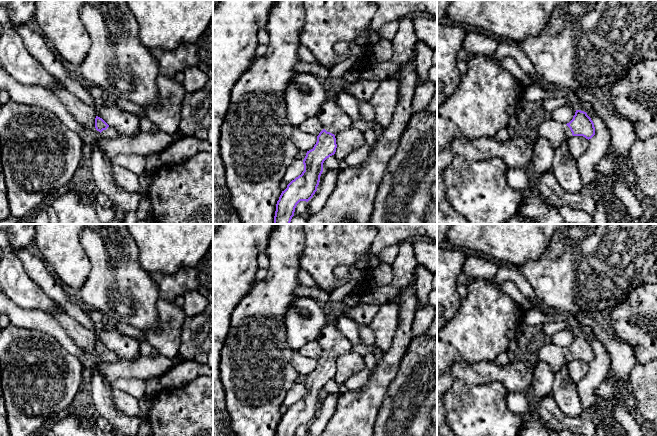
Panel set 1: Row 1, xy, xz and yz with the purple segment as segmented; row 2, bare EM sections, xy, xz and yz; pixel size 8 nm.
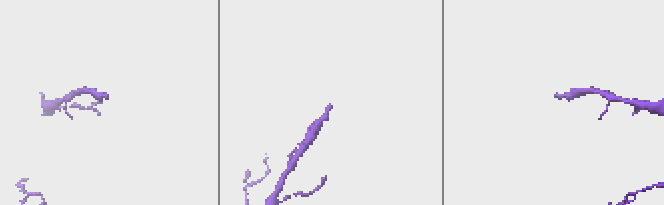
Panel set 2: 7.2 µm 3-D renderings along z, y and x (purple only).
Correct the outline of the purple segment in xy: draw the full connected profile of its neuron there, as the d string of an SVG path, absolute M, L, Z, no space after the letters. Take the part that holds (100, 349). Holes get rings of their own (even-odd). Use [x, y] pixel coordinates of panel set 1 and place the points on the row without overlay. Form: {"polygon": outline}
{"polygon": "M96 340L95 352L101 357L104 362L115 362L119 360L118 356L111 350L109 350L102 342Z"}

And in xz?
{"polygon": "M338 315L331 317L321 330L318 342L324 353L317 360L314 371L306 377L302 398L292 404L282 415L275 436L295 436L300 425L308 426L313 421L323 396L324 385L336 376L335 359L340 355L352 352L352 344L339 331Z"}

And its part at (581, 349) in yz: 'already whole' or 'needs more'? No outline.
needs more

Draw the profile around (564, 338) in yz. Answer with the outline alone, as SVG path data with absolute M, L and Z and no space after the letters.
M564 329L564 330L559 330L555 332L547 339L550 342L552 342L555 346L567 348L573 343L575 336L576 336L576 333L573 330Z

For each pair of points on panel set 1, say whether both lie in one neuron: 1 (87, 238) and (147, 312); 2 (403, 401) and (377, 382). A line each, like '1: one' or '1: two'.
1: one
2: two

